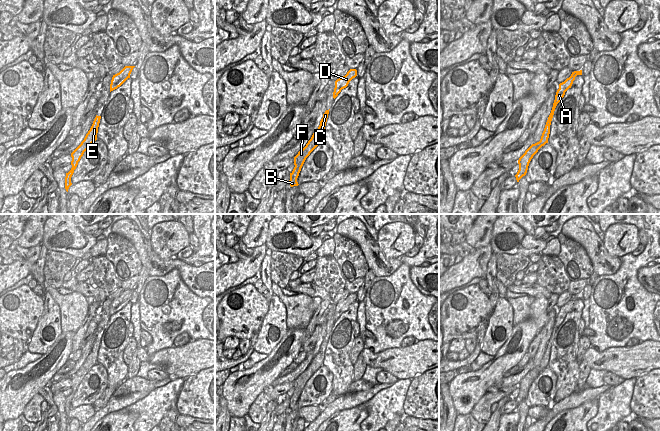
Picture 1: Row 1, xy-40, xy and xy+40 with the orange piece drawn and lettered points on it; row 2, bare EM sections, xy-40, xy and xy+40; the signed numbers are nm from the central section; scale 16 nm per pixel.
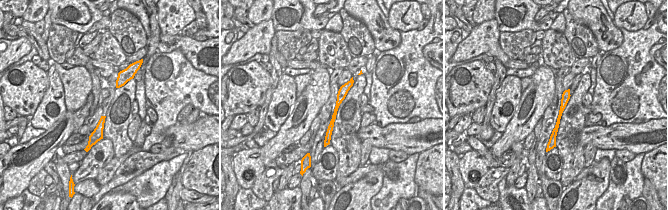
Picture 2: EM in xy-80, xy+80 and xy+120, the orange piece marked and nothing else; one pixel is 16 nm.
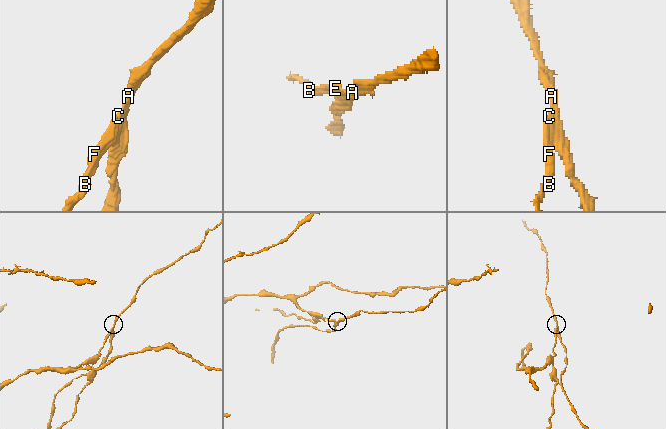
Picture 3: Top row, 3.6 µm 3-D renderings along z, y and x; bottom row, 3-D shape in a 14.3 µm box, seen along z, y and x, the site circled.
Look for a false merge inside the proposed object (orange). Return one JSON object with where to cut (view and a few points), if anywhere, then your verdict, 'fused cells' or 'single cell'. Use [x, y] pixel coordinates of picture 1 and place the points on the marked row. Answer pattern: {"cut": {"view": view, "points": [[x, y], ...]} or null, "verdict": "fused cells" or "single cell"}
{"cut": {"view": "xy", "points": [[307, 143], [315, 147]]}, "verdict": "fused cells"}

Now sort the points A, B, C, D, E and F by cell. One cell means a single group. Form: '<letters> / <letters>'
A C D E / B F

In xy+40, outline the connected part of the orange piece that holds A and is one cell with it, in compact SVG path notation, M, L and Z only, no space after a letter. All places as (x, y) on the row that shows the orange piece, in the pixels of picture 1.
M582 70L572 72L572 74L569 78L567 78L564 82L559 84L559 89L556 92L553 107L552 107L551 113L548 117L548 120L546 122L544 131L543 131L542 136L541 136L541 139L539 142L536 143L539 146L539 148L541 148L546 143L548 143L548 138L549 138L549 134L550 134L550 125L551 125L551 121L552 121L552 118L554 115L555 108L556 108L557 104L561 101L561 99L564 97L565 92L569 88L571 88L573 81L575 80L575 77L577 75L582 75Z

